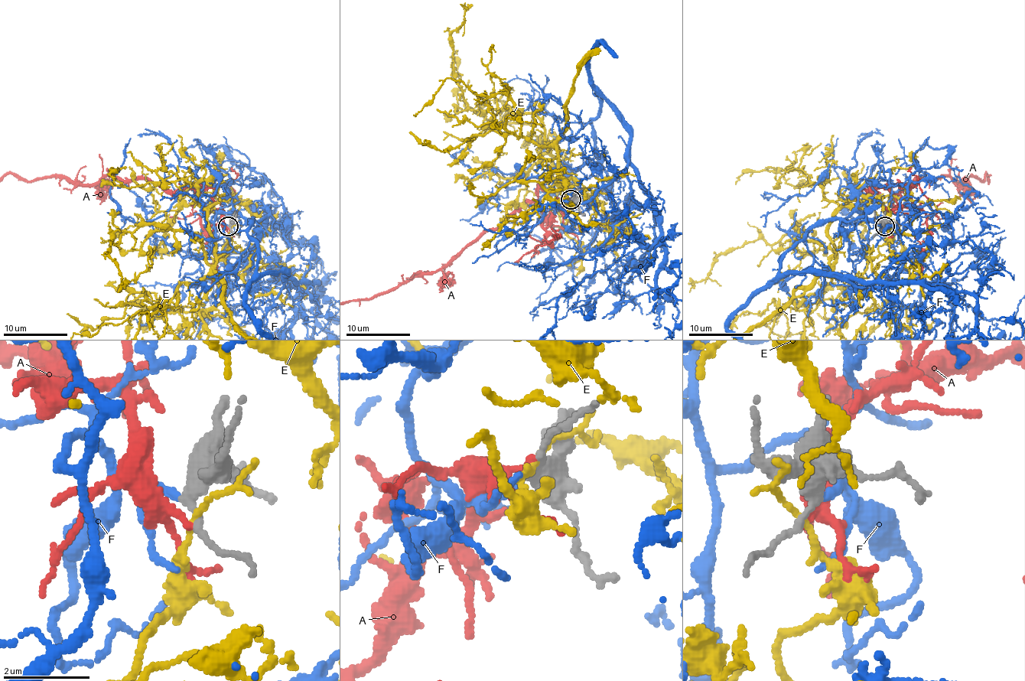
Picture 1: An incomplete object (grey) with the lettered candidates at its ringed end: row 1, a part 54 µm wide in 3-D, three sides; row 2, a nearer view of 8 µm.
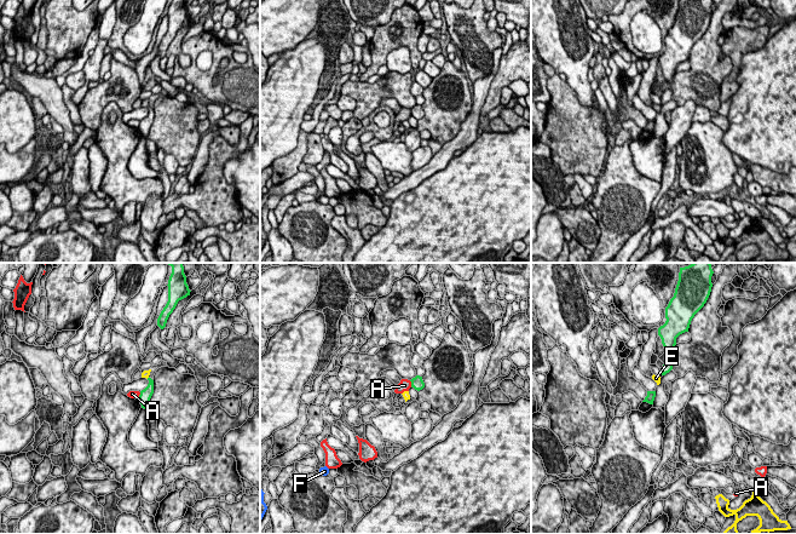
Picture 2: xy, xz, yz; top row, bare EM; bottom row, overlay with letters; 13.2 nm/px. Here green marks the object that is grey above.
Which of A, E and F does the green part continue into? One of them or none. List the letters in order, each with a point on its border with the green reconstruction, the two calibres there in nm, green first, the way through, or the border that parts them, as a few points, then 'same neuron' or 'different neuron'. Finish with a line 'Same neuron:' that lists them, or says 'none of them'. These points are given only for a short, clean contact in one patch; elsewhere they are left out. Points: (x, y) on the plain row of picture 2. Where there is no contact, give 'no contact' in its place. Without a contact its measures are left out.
A: xz (411, 113) | 160/160 nm | along xz (409, 109), (411, 115) | different neuron
E: no contact | different neuron
F: no contact | same neuron
Same neuron: F

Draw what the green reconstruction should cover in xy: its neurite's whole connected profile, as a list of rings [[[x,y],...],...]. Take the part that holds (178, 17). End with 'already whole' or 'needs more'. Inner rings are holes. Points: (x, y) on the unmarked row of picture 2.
[[[172,0],[168,8],[168,30],[157,47],[157,54],[163,58],[169,44],[175,38],[179,29],[190,24],[184,0]]]; already whole

